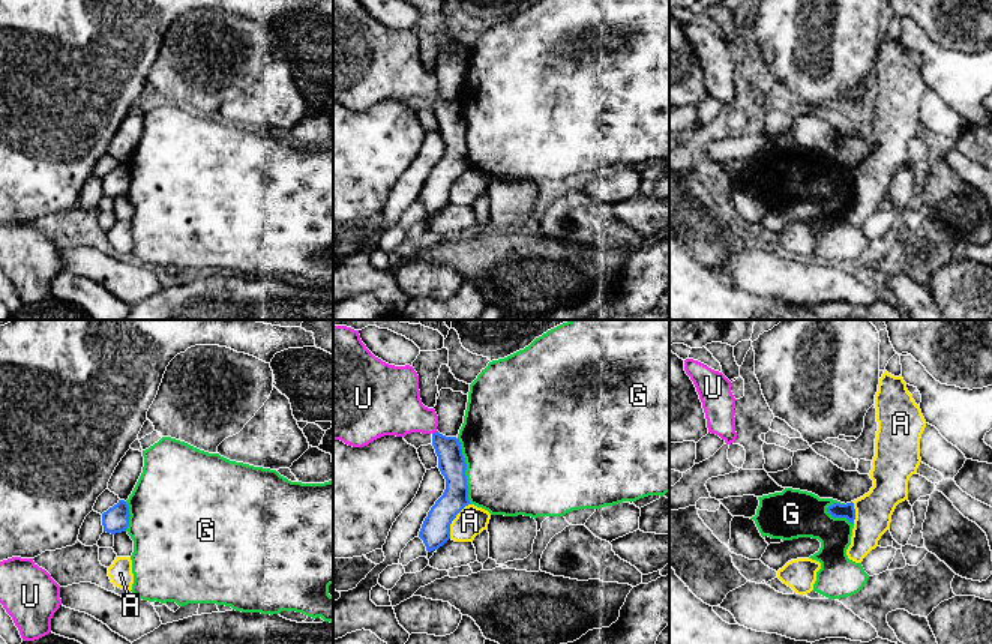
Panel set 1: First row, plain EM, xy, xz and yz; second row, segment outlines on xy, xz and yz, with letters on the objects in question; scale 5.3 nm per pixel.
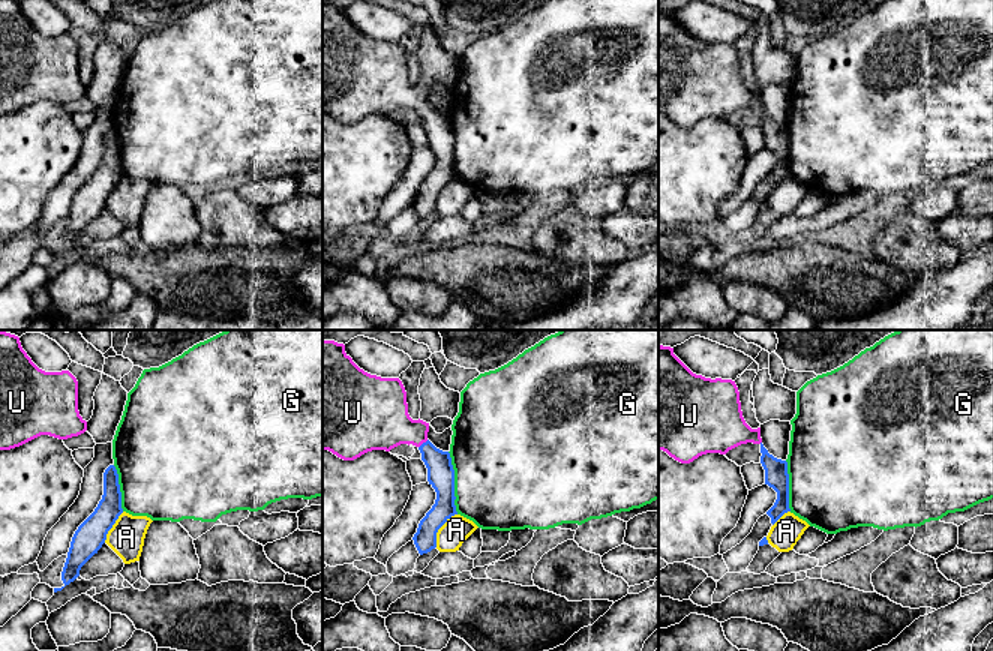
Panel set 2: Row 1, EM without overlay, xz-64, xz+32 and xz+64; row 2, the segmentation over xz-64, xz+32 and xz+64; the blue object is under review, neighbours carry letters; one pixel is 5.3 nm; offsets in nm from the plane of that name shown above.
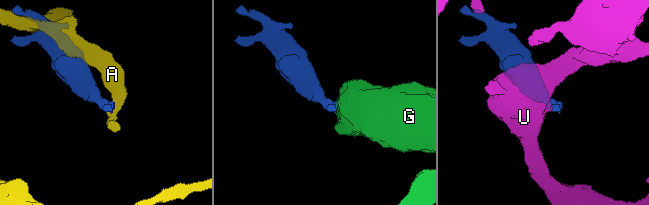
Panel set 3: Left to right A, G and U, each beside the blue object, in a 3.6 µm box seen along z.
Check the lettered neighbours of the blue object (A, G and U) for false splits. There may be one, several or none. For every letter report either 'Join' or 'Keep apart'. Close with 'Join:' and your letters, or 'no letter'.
A: Keep apart
G: Keep apart
U: Join
Join: U

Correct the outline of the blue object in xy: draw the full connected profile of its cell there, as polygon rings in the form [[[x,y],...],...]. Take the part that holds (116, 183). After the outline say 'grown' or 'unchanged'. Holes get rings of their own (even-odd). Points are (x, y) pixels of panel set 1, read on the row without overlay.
[[[119,164],[117,168],[102,177],[104,195],[116,198],[126,195],[129,189],[129,170],[125,164]]]; unchanged

